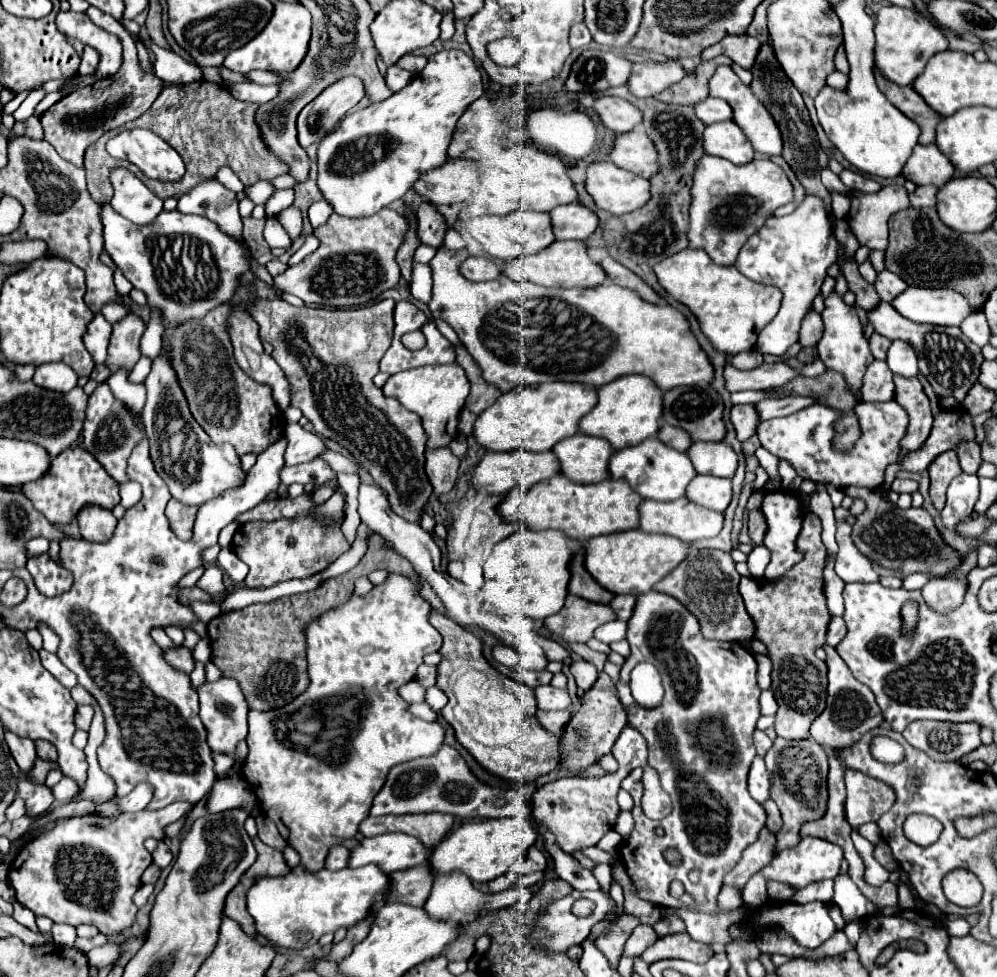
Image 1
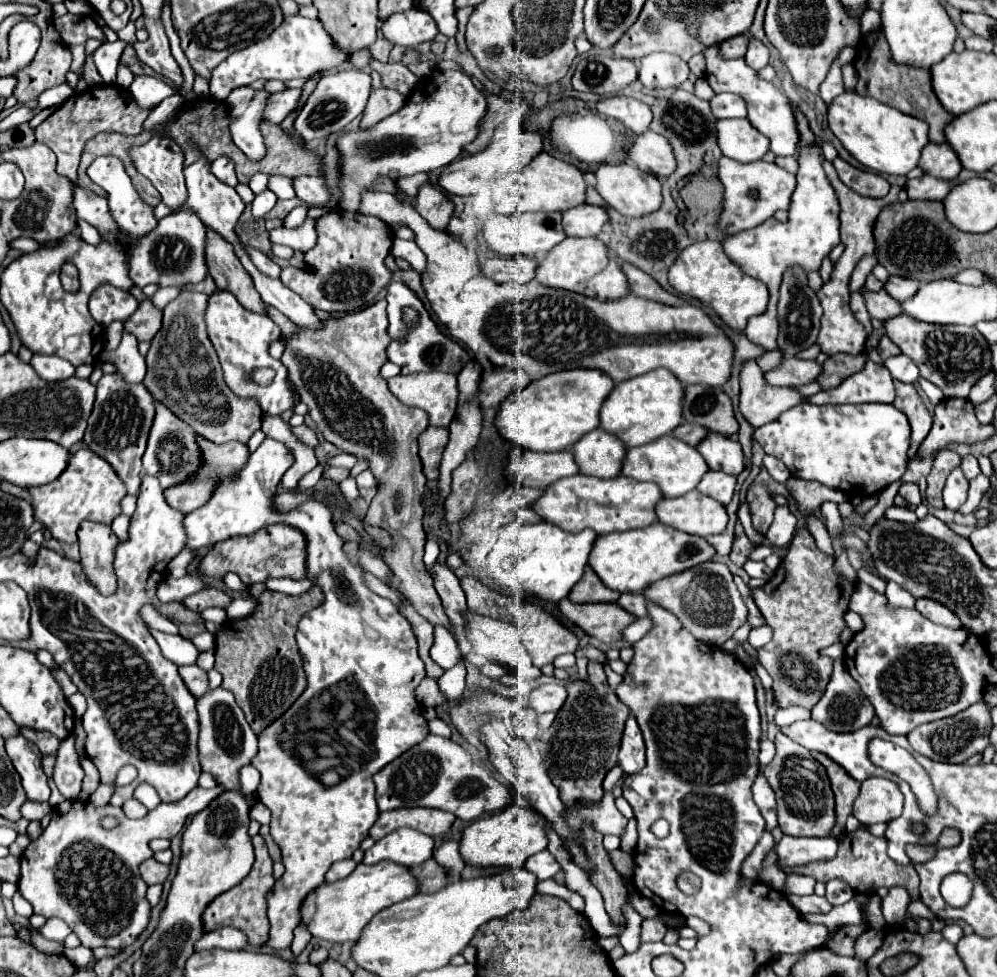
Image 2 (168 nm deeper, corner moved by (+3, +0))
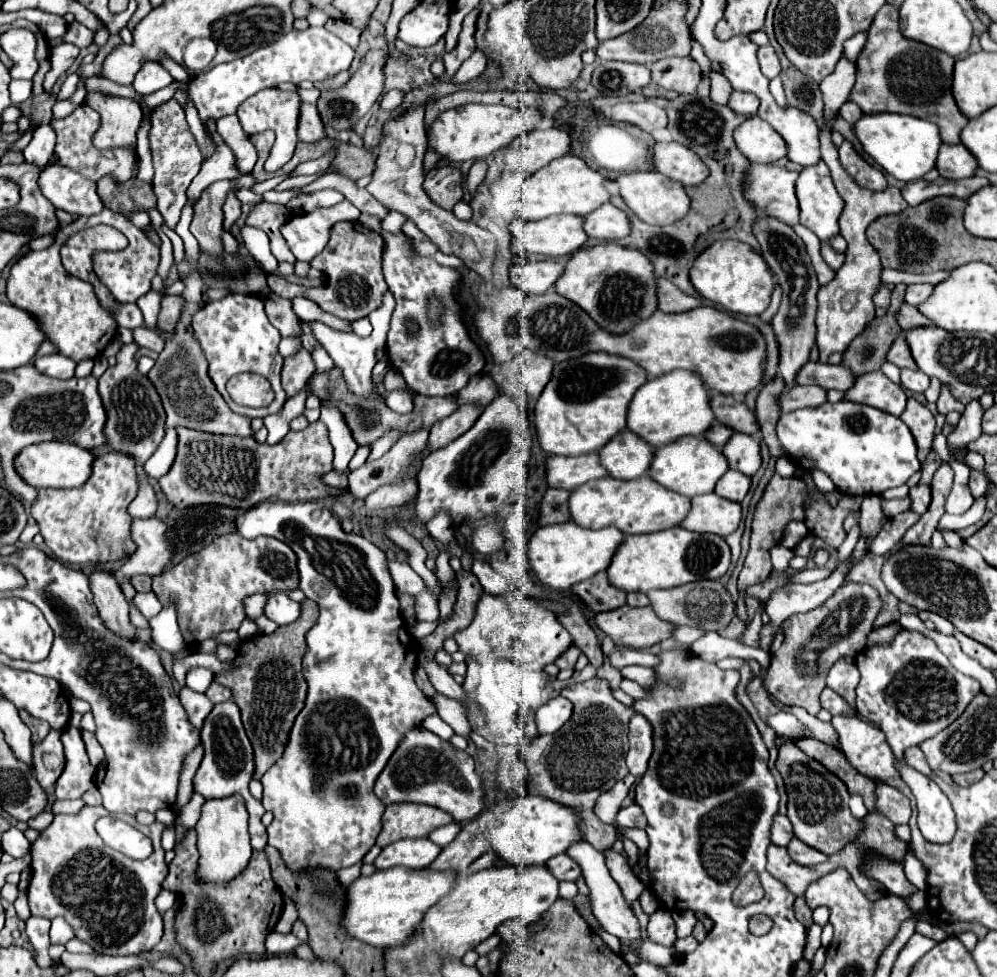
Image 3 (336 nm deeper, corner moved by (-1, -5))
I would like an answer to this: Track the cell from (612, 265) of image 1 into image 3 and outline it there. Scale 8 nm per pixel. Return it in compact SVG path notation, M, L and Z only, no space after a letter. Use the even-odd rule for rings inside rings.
M657 279L657 307L665 313L681 313L699 307L701 301L697 297L689 297L667 279Z

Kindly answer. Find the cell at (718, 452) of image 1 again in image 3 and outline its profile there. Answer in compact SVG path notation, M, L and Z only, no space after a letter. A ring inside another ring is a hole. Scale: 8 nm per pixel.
M733 433L733 437L721 449L729 463L729 469L735 469L747 477L751 477L761 465L759 441L745 433Z

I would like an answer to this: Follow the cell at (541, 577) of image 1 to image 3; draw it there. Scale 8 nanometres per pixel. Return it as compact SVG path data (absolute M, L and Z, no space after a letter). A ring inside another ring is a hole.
M567 521L567 523L537 527L523 547L523 557L541 585L553 591L567 591L571 585L585 581L599 571L605 571L623 539L625 535L621 535L617 527L591 531L577 527L573 521Z

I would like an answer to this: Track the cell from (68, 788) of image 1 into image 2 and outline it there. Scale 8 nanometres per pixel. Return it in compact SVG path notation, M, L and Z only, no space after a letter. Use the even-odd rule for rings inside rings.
M69 734L59 742L57 748L57 764L53 772L55 786L67 800L77 800L83 782L83 768L79 764L79 754L75 750L75 738Z

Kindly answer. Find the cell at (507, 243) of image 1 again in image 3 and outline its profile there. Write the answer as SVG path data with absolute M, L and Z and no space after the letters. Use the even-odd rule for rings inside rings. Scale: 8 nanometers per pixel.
M551 215L539 221L525 221L519 233L519 225L511 223L511 249L513 253L537 253L547 257L569 255L583 247L587 235L583 231L583 217L577 215ZM559 251L559 253L545 253Z

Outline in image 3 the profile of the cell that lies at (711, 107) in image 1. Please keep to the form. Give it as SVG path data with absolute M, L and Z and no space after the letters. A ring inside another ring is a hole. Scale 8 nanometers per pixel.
M733 91L729 97L727 107L743 117L755 117L757 109L759 109L759 99L753 93L741 93L741 91Z

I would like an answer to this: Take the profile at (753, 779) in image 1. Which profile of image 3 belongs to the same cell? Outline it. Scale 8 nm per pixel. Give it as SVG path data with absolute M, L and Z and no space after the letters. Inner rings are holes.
M777 813L777 815L773 817L771 841L773 841L775 845L781 845L781 847L785 847L785 845L789 843L789 839L791 839L791 837L793 837L793 825L791 825L791 821L789 821L785 815Z

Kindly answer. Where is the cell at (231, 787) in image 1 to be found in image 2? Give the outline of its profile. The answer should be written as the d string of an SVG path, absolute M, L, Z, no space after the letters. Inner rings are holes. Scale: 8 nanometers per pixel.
M197 786L185 798L181 798L173 804L159 804L155 810L151 810L141 820L127 818L125 814L121 814L121 808L115 808L111 804L93 806L91 802L65 800L63 804L55 806L55 812L51 814L51 822L49 822L47 830L37 840L31 840L31 844L23 852L19 892L33 906L35 914L41 914L45 918L57 916L57 918L65 920L69 924L69 928L79 936L79 940L85 948L99 948L99 946L127 948L139 938L139 934L147 928L147 924L151 920L151 906L145 898L147 884L141 880L141 876L137 872L139 864L153 856L153 850L149 848L149 840L177 836L183 830L187 816L201 812L221 792L223 792L223 788L219 788L219 786L215 786L211 790ZM105 814L119 818L121 824L115 830L103 830L99 826L99 818Z

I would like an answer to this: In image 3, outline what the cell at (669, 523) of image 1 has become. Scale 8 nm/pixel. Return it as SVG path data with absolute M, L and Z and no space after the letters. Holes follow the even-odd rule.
M715 493L697 495L691 499L691 509L681 521L683 529L695 533L713 533L727 537L737 529L741 521L741 505L735 501L725 501Z

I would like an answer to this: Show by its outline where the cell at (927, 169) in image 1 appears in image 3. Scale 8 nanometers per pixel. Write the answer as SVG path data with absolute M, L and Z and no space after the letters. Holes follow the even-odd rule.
M943 143L935 167L945 179L965 179L975 173L977 163L973 163L973 155L969 155L965 147Z

